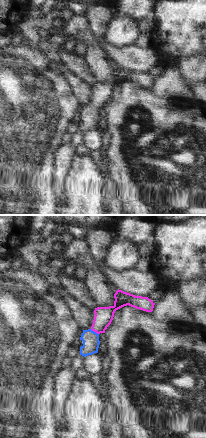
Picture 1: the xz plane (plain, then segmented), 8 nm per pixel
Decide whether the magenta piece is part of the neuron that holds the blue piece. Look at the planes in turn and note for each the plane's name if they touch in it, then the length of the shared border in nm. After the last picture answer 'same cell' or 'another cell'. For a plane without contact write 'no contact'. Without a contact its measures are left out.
meets blue in xz; contact 80 nm long

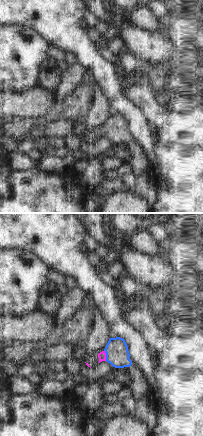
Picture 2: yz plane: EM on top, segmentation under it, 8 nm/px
meets blue in yz; contact 90 nm long

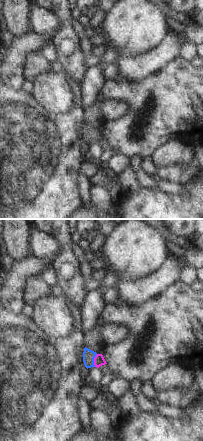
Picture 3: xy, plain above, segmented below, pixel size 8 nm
meets blue in xy; contact 110 nm long

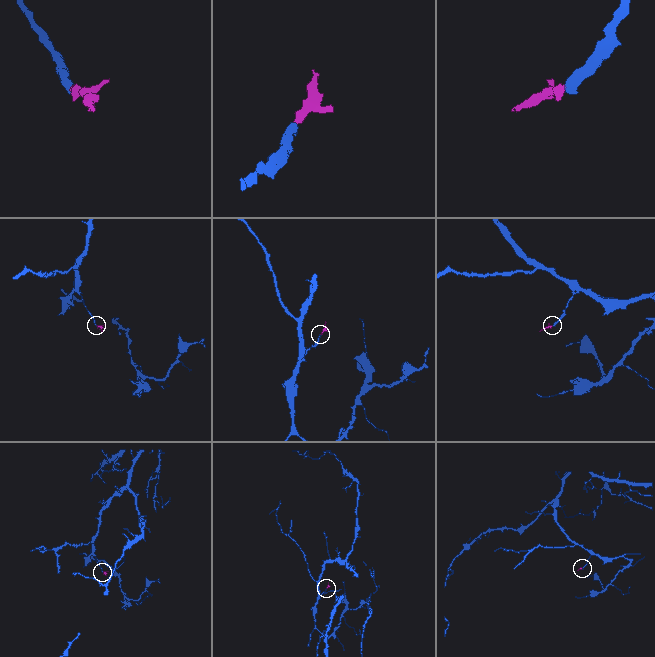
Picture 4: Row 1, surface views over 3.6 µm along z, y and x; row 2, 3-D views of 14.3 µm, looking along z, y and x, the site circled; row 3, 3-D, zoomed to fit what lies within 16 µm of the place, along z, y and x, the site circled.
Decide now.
same cell

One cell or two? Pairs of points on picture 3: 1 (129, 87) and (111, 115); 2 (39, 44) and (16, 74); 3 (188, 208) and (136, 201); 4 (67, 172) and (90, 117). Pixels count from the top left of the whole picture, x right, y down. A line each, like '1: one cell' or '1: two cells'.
1: two cells
2: one cell
3: one cell
4: two cells

